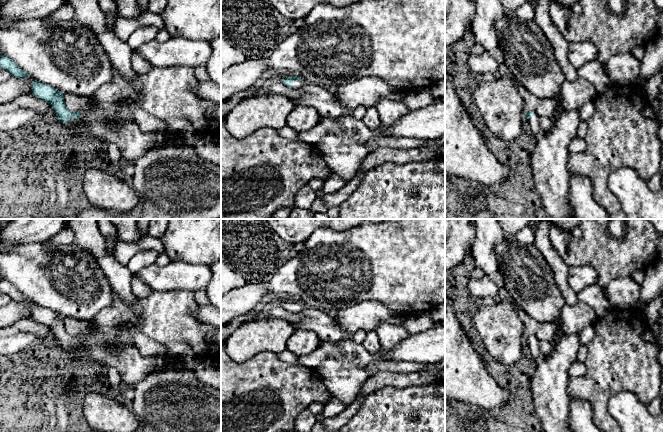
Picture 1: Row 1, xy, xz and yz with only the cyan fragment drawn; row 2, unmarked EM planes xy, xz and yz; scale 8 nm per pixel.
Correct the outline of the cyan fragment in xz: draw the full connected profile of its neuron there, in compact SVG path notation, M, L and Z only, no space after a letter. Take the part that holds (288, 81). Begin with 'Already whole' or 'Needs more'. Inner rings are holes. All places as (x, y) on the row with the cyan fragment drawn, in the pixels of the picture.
Needs more. M300 76L287 77L282 80L283 83L292 89L301 89L307 82Z

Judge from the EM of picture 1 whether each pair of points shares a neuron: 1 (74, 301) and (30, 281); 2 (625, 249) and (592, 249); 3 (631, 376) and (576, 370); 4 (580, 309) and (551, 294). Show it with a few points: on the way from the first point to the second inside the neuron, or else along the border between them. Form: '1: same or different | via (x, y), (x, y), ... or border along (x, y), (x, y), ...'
1: same | via (63, 290), (54, 281), (41, 281)
2: same | via (617, 249), (600, 249)
3: different | border along (584, 362), (586, 372), (580, 376), (570, 377)
4: different | border along (565, 304), (561, 309), (558, 319)

